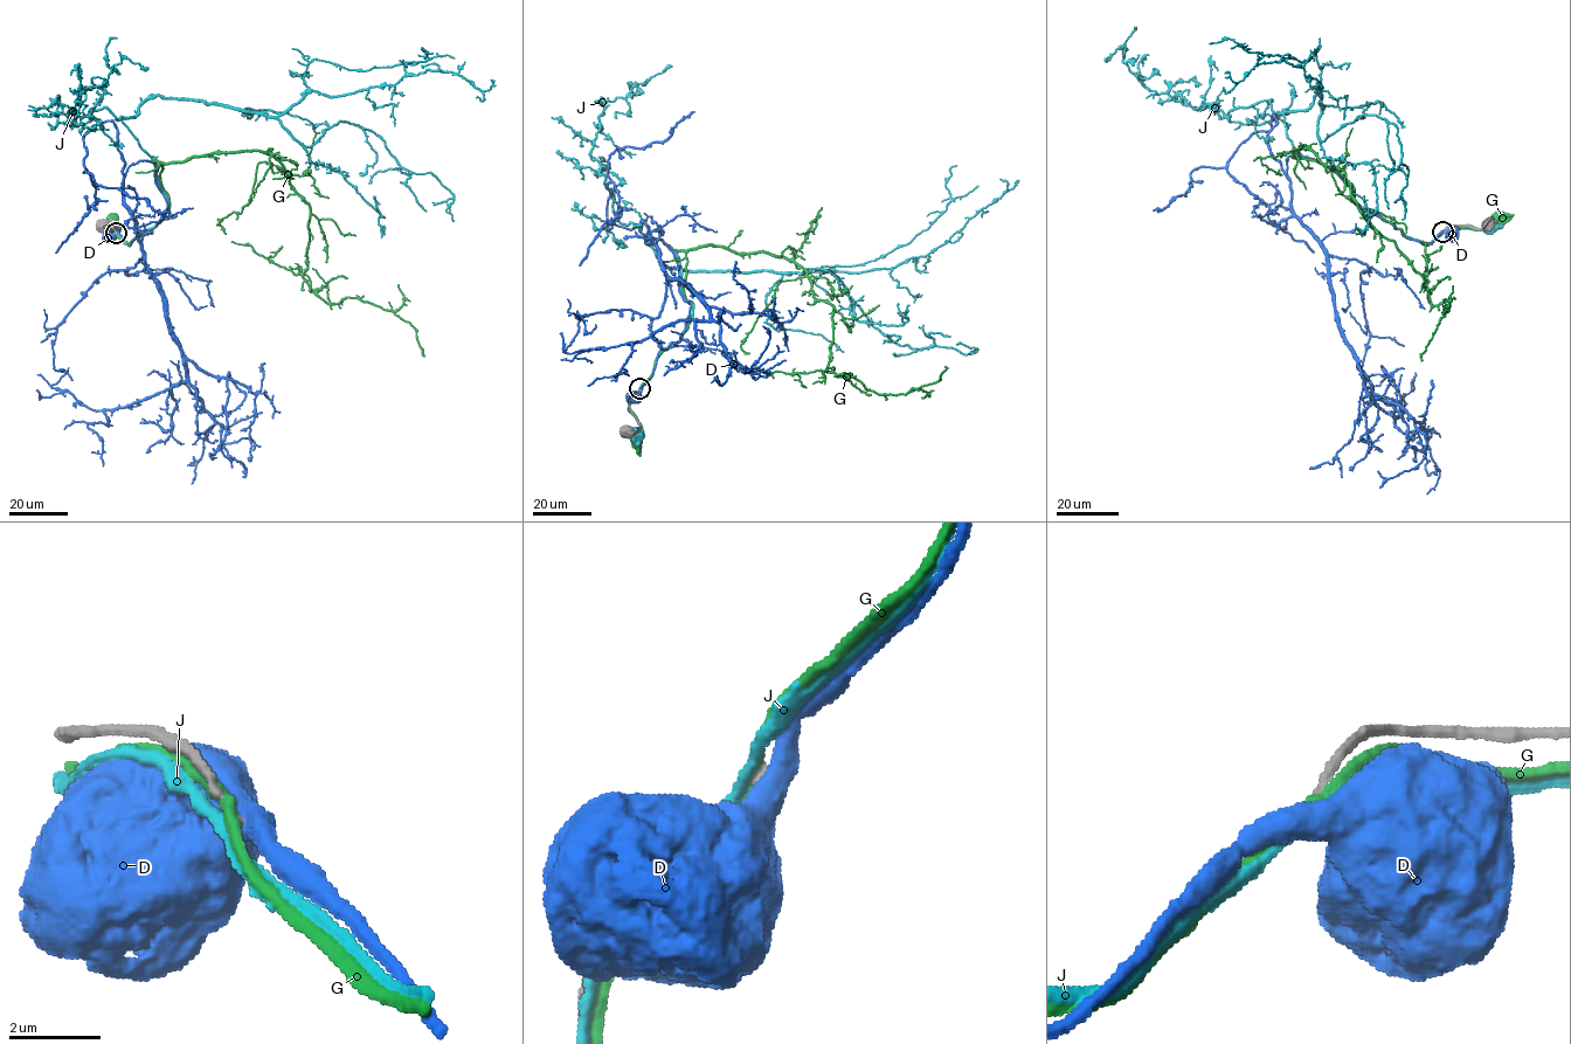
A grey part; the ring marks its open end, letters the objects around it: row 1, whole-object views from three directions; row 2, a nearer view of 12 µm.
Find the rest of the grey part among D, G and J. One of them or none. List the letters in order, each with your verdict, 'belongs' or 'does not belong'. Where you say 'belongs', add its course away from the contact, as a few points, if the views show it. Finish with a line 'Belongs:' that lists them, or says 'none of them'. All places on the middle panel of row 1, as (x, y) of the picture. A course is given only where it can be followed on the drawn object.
D: does not belong
G: does not belong
J: does not belong
Belongs: none of them

